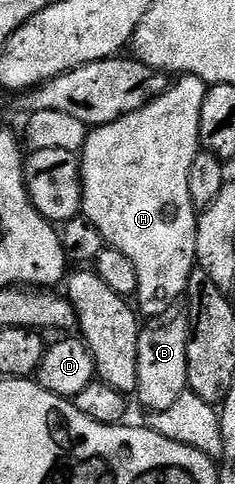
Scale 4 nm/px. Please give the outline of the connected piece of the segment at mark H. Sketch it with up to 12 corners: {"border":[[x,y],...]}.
{"border":[[207,87],[93,129],[81,215],[165,317],[198,262],[188,170]]}

